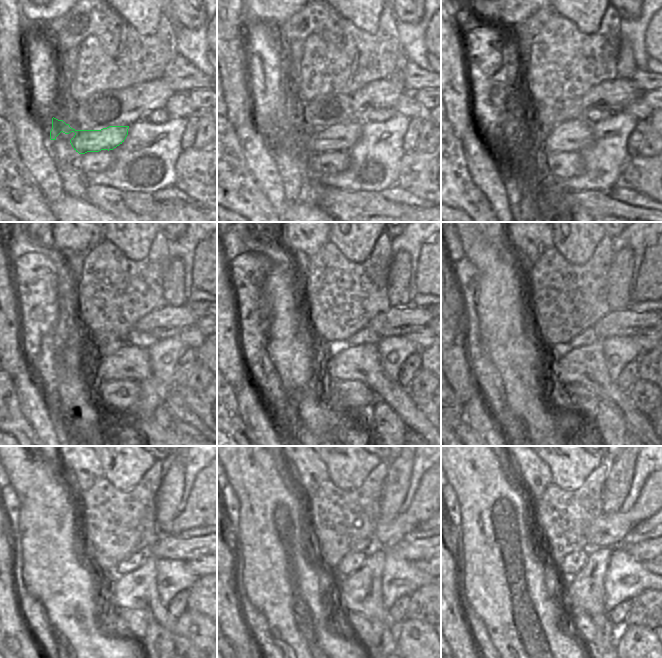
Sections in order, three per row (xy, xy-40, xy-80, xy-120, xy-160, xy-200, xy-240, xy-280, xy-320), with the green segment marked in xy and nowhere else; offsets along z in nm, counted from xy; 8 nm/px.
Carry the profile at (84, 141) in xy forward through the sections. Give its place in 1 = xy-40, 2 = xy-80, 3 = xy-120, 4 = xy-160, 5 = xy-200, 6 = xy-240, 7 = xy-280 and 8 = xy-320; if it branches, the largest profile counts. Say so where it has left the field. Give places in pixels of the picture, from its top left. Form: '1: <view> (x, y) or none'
1: xy-40 (340, 137)
2: xy-80 (572, 135)
3: xy-120 (130, 362)
4: xy-160 (361, 363)
5: xy-200 (586, 365)
6: xy-240 (135, 591)
7: xy-280 (359, 592)
8: xy-320 (583, 592)

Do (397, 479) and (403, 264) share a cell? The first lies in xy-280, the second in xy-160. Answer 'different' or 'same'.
same

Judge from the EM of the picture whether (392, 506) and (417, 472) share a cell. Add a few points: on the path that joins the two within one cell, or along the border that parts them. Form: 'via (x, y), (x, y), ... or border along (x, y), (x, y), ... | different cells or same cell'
border along (414, 459), (411, 465), (410, 484), (401, 504) | different cells

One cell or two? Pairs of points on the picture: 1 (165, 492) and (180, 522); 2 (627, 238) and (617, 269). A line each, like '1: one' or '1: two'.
1: two
2: two

